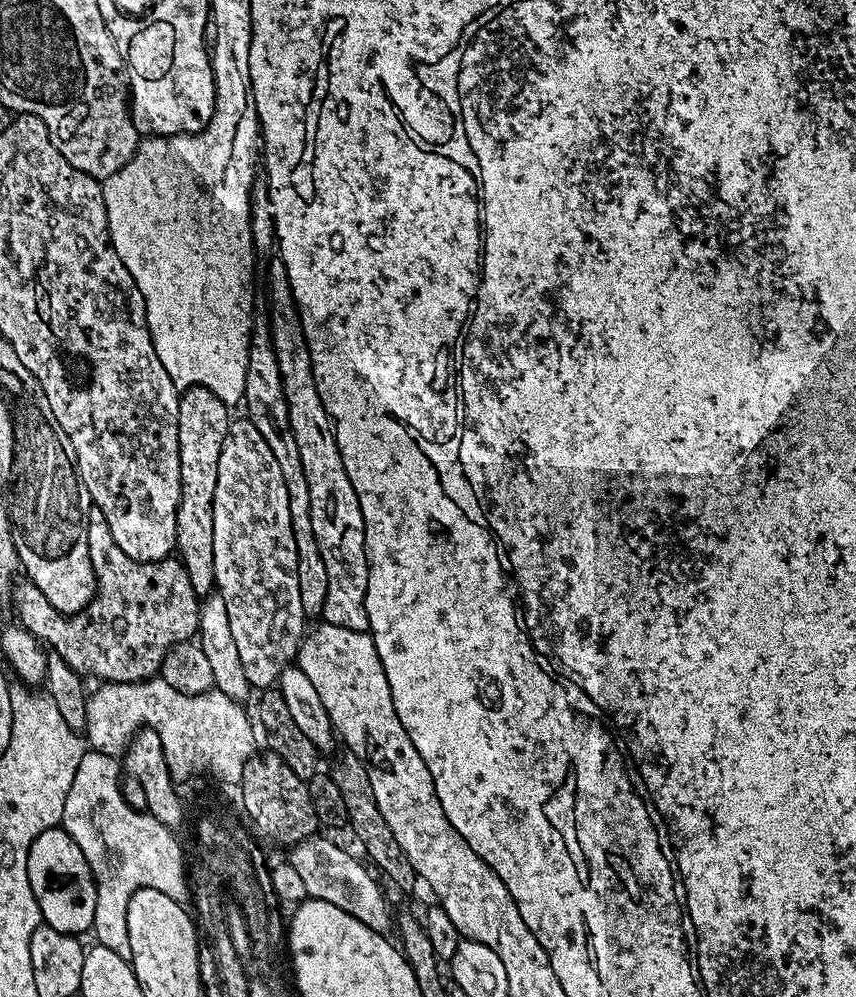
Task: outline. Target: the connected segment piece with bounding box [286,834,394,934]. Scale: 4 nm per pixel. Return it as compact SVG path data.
M323 834L311 836L308 840L303 840L297 844L291 845L287 849L287 863L294 866L295 872L302 878L302 883L305 884L309 897L313 900L321 900L322 902L330 902L330 906L338 906L338 910L346 910L346 914L350 914L354 918L358 918L358 922L362 922L366 926L370 926L370 930L384 934L389 930L388 927L393 927L394 920L388 917L388 904L384 901L384 894L376 885L372 878L369 865L363 859L355 860L350 853L344 848L339 848L332 840L327 840Z

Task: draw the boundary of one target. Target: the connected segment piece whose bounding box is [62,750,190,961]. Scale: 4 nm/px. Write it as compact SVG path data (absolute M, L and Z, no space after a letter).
M95 750L85 751L82 762L78 762L74 782L70 782L70 794L66 794L62 826L70 838L78 842L78 850L82 850L96 880L96 905L91 927L91 931L96 932L95 943L131 961L124 923L132 895L140 888L149 888L162 890L166 898L184 902L189 899L190 887L184 852L176 841L177 833L147 811L139 812L124 801L120 793L120 772L122 768L117 757Z

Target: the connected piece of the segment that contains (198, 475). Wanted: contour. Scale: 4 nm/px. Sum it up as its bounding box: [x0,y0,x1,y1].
[176,386,230,598]

